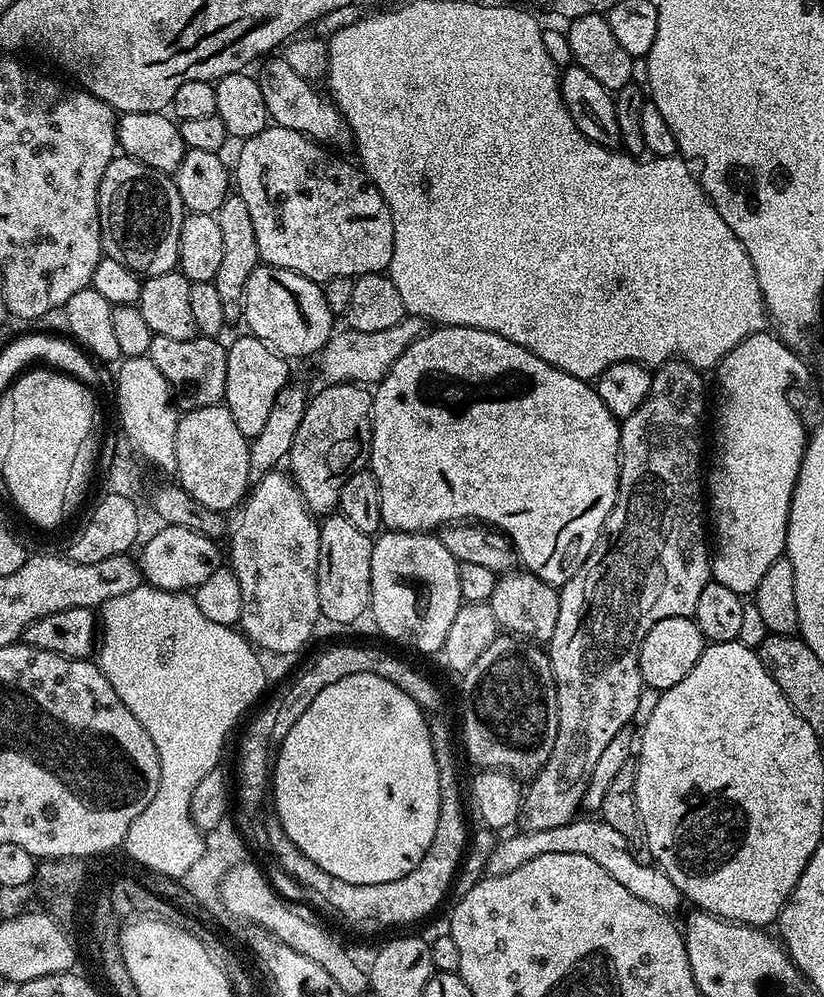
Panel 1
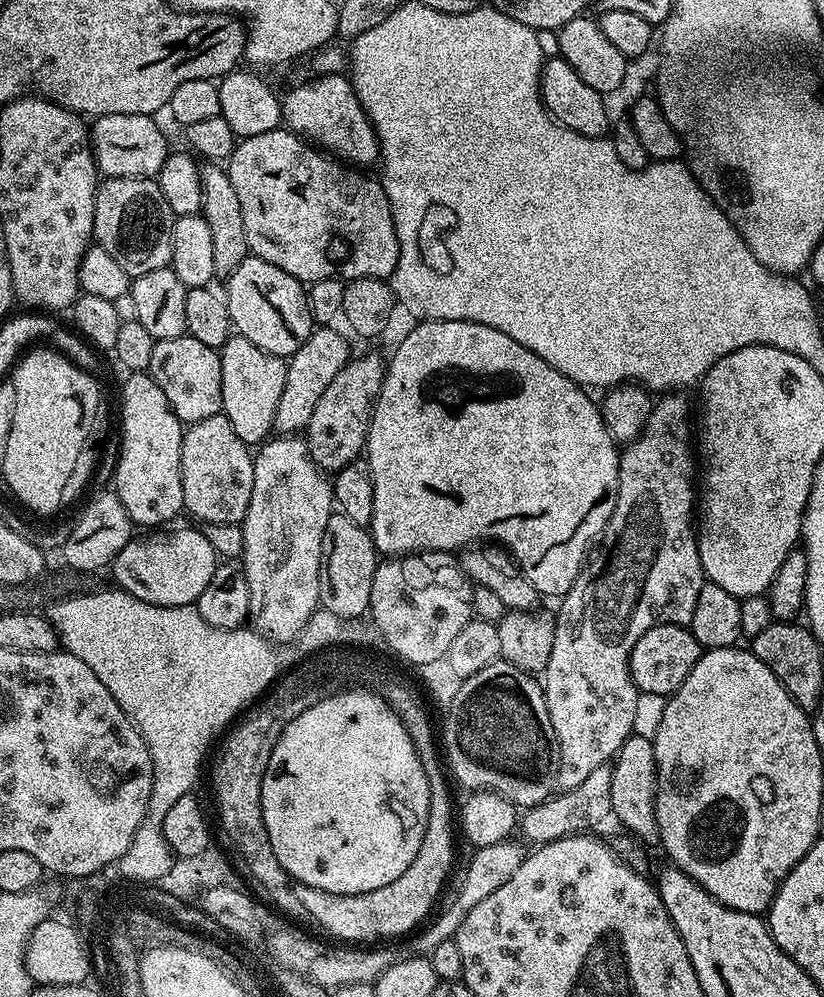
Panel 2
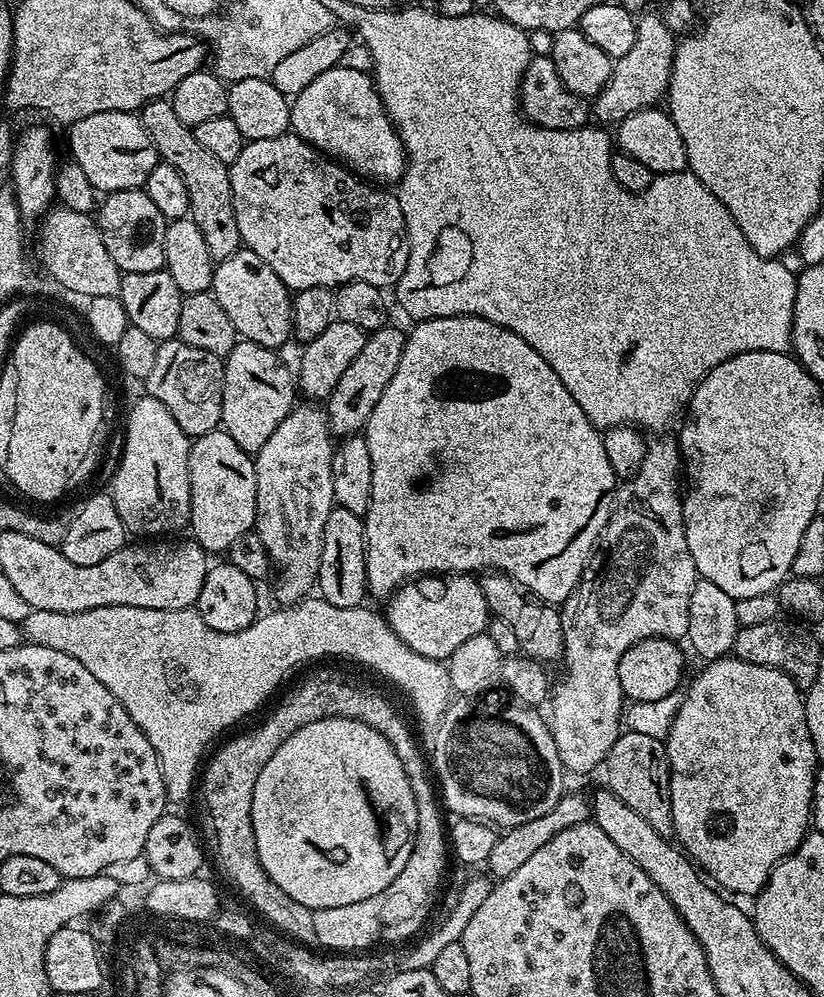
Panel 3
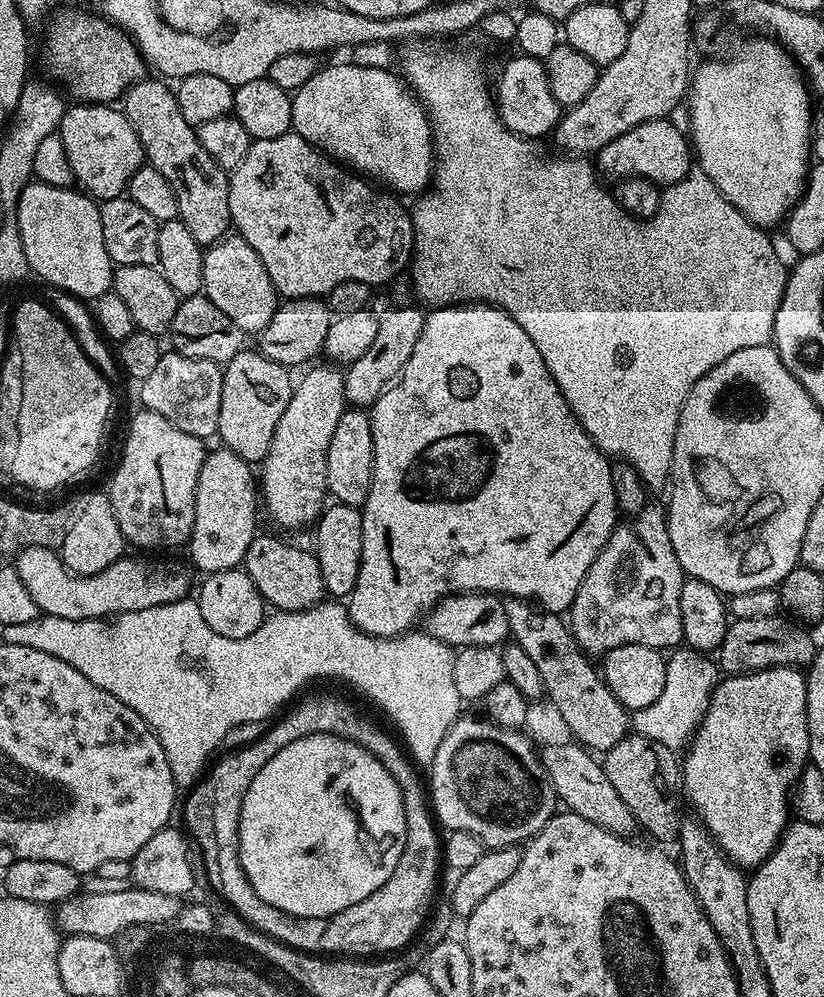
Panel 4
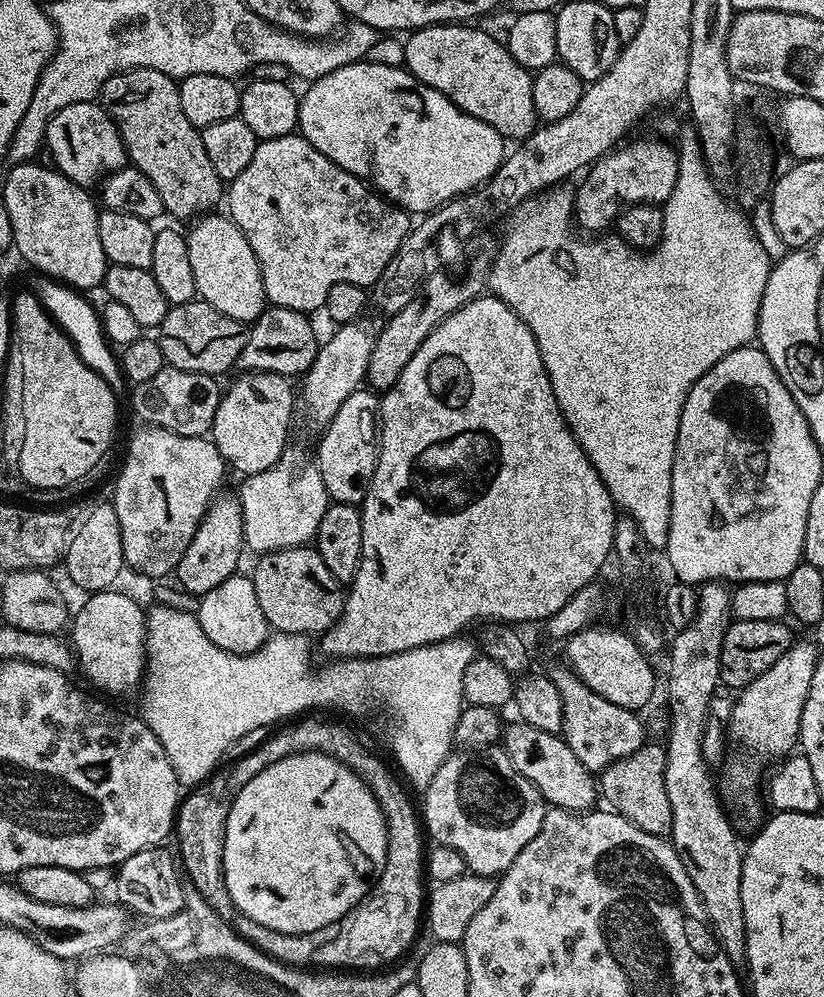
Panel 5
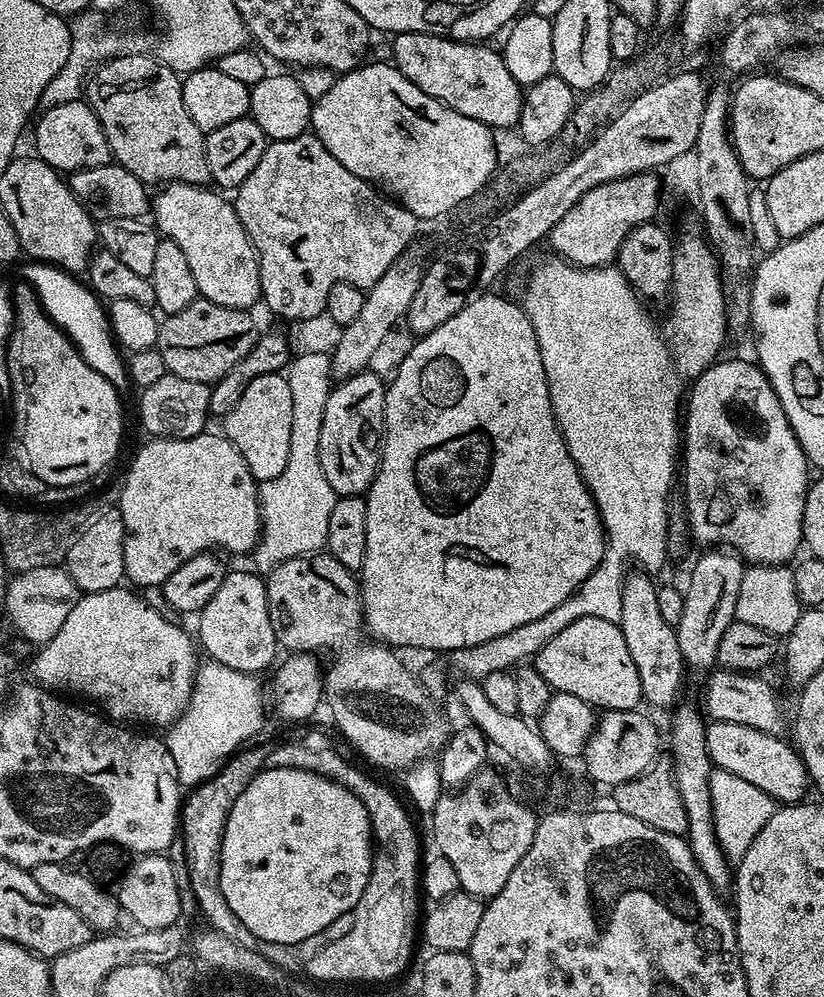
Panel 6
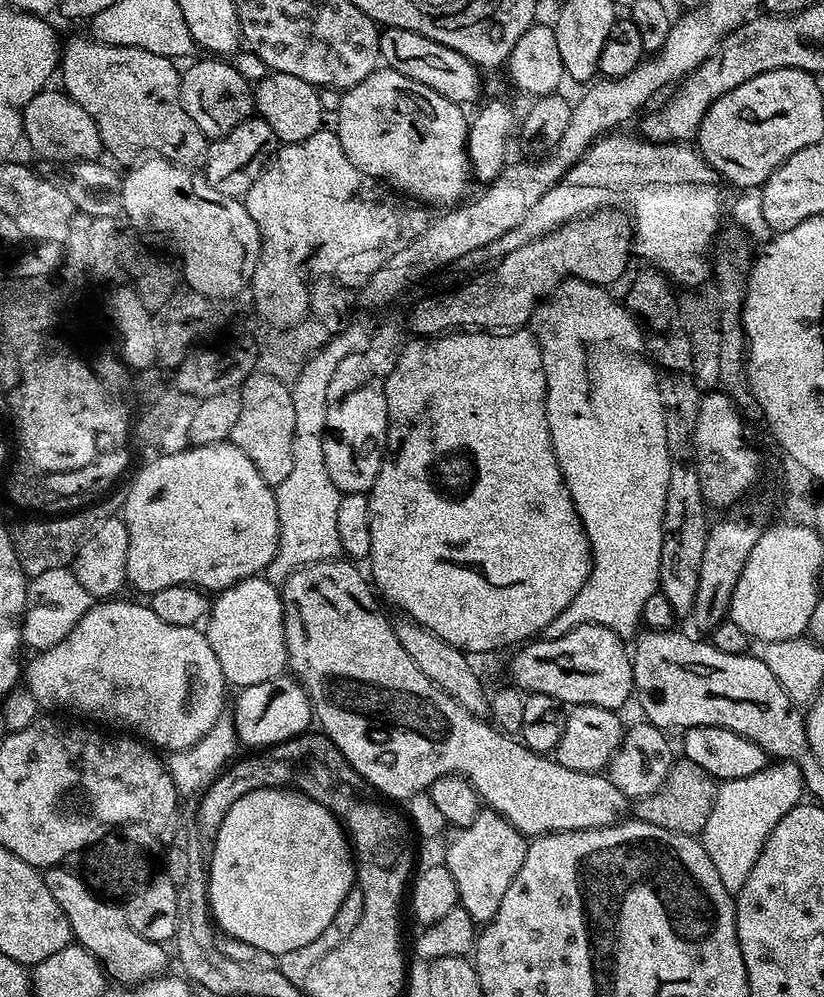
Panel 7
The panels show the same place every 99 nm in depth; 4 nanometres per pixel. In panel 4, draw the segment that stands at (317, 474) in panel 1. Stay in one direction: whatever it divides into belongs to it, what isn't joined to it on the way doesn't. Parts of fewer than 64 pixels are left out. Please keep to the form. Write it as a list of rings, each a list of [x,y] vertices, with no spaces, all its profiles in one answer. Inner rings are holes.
[[[419,307],[416,308],[396,308],[393,312],[384,312],[380,316],[374,342],[360,358],[349,363],[344,372],[344,398],[349,405],[360,410],[371,409],[376,399],[388,391],[393,381],[399,377],[410,354],[414,354],[414,342],[418,342],[418,334],[422,334],[425,313]]]

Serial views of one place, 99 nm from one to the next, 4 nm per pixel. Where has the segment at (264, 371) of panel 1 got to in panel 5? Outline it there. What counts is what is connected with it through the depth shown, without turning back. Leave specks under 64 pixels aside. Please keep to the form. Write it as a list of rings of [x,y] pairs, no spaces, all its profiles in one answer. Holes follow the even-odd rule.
[[[250,372],[241,377],[241,380],[234,381],[221,395],[210,439],[231,467],[233,464],[240,474],[252,475],[270,471],[279,465],[280,455],[288,444],[288,431],[292,428],[292,407],[298,404],[298,400],[297,397],[296,400],[292,397],[293,381],[287,376],[279,376],[273,372]]]

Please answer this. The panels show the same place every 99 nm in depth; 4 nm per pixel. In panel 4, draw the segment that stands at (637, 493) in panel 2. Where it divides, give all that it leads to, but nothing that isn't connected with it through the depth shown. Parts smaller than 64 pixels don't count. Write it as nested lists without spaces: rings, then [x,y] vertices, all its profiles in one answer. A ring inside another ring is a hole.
[[[649,502],[637,516],[617,523],[582,586],[578,586],[570,609],[573,638],[581,651],[592,658],[603,657],[605,652],[627,644],[675,649],[684,638],[678,597],[685,579],[678,554],[670,546],[665,509]]]

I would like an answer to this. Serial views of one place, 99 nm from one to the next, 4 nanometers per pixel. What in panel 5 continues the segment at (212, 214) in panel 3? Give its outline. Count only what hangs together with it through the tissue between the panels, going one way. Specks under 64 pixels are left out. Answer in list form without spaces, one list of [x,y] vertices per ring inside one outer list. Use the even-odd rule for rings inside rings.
[[[133,68],[131,72],[117,74],[109,78],[102,89],[102,100],[110,106],[110,115],[124,139],[124,149],[128,152],[131,167],[140,168],[146,178],[158,186],[158,194],[162,194],[165,213],[170,217],[191,221],[201,214],[213,211],[216,203],[222,200],[222,181],[218,170],[210,162],[210,154],[206,154],[206,146],[200,137],[201,129],[196,128],[182,114],[180,105],[180,85],[175,79],[158,70],[149,68]]]

